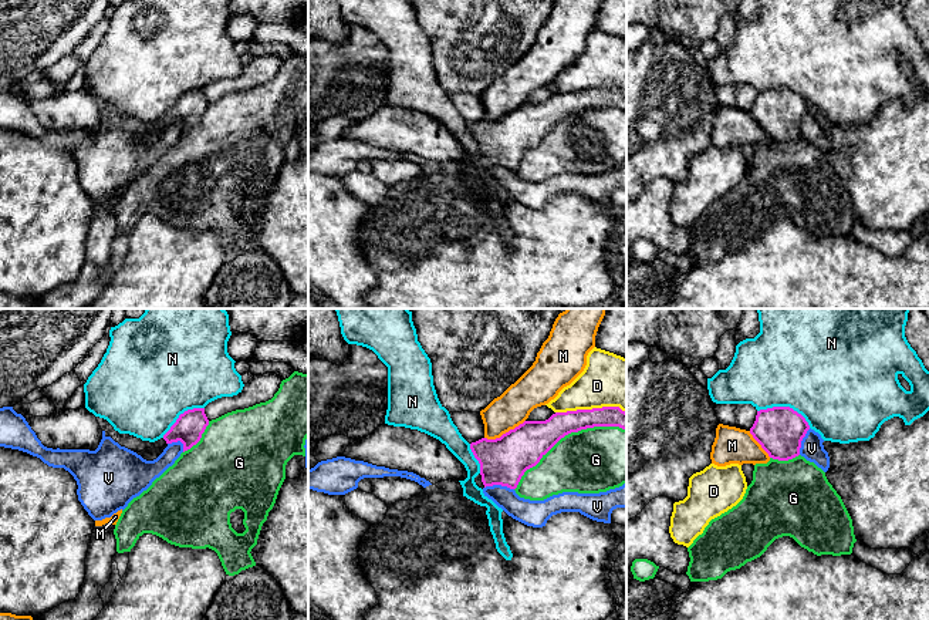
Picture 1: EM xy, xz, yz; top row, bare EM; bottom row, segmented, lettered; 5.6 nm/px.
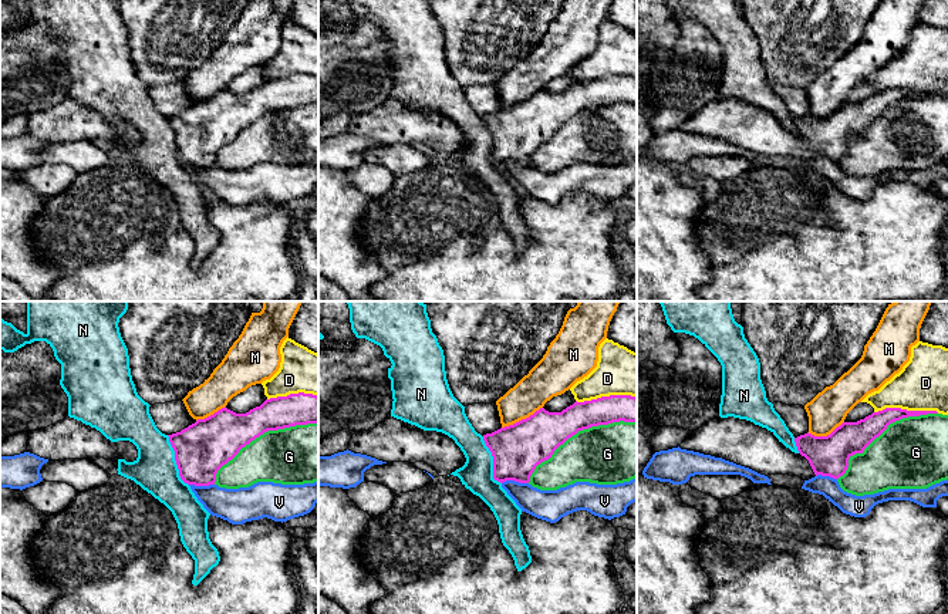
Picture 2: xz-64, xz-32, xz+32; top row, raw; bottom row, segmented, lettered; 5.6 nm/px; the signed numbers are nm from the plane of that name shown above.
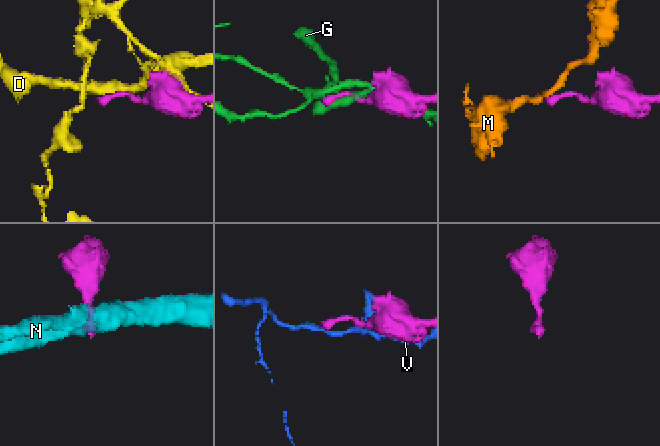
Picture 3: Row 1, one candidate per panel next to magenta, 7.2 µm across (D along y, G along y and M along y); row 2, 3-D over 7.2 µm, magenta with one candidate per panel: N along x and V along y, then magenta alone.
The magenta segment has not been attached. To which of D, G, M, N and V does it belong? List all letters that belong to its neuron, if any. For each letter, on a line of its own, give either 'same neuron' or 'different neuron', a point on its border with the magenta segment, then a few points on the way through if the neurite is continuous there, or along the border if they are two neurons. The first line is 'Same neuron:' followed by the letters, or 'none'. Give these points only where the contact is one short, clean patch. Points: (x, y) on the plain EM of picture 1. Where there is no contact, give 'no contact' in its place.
Same neuron: none
D: different neuron | xz (590, 91)
G: different neuron | xz (566, 115)
M: different neuron | xz (506, 114) | along xz (524, 101), (499, 118), (485, 120)
N: different neuron | yz (786, 88)
V: different neuron | xz (499, 165) | along xz (485, 168), (506, 167), (513, 171)

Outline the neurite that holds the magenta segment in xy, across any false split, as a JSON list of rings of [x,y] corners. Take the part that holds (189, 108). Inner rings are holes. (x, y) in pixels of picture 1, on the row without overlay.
[[[193,90],[188,91],[179,97],[176,104],[170,108],[170,111],[158,122],[152,125],[151,129],[145,129],[143,132],[136,134],[146,142],[156,141],[163,131],[172,125],[180,122],[183,125],[183,134],[196,127],[206,108],[209,107],[209,101],[205,95],[205,90]]]

